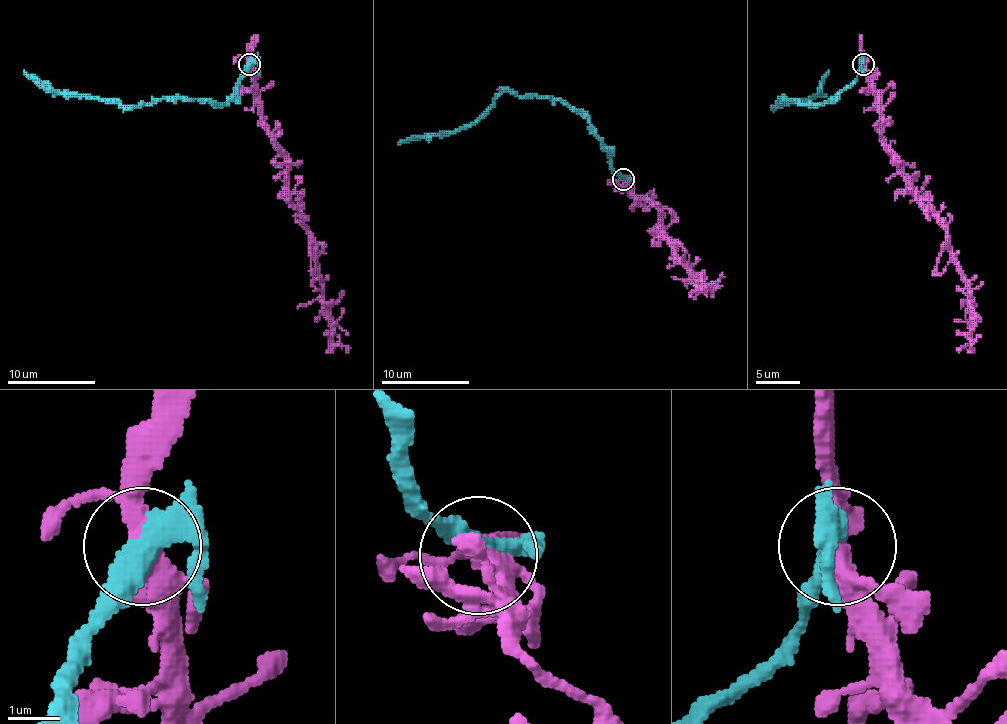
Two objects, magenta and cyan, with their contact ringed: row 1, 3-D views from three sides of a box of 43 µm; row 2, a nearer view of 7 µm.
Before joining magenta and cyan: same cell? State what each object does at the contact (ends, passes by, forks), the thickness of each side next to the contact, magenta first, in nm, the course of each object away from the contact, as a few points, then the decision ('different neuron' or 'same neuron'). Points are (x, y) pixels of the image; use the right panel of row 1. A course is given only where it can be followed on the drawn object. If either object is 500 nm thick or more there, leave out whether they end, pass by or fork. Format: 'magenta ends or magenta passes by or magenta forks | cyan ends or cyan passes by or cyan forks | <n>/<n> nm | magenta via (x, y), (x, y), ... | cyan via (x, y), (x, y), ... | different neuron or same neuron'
magenta forks | cyan passes by | 280/420 nm | magenta via (864, 63), (879, 108), (881, 143), (906, 187), (945, 231), (950, 257), (967, 290), (970, 343), (956, 350) | cyan via (864, 63), (846, 88), (822, 103), (784, 99), (776, 105), (811, 99), (820, 90), (828, 70) | different neuron

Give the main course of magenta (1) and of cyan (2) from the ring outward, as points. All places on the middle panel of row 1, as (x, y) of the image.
1: (623, 180), (632, 195), (645, 197), (660, 213), (660, 235), (698, 283), (709, 286), (722, 272)
2: (623, 180), (612, 169), (592, 125), (559, 100), (502, 92), (473, 122), (398, 144)

